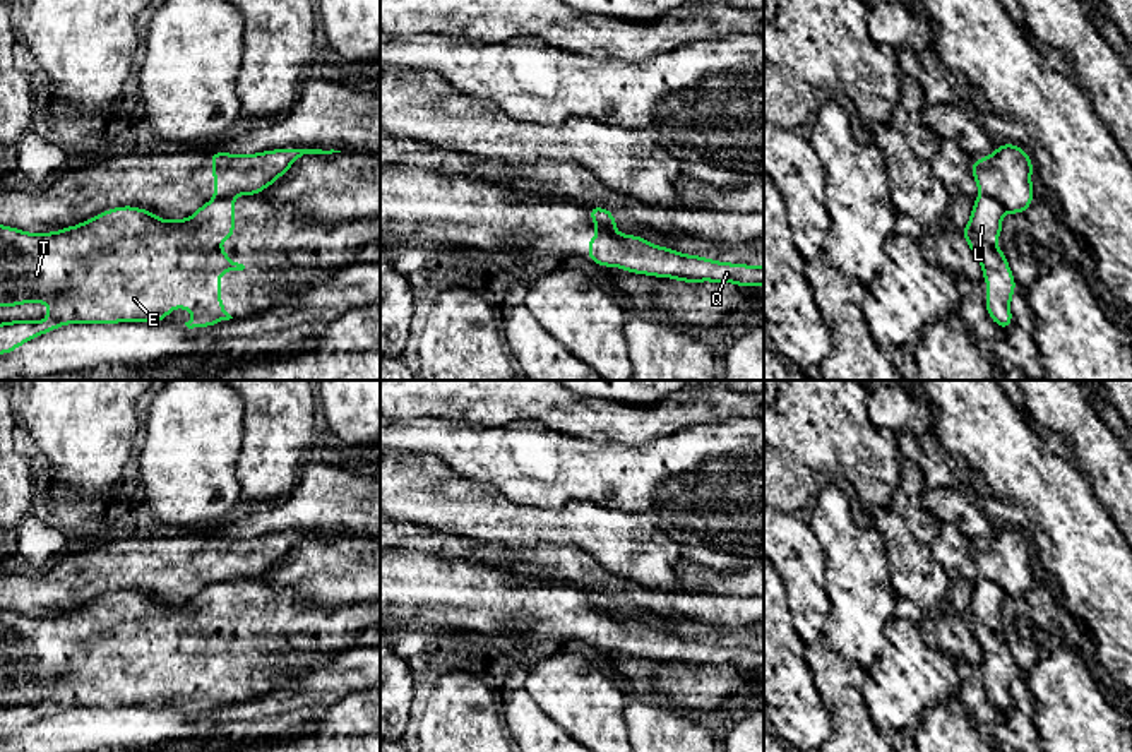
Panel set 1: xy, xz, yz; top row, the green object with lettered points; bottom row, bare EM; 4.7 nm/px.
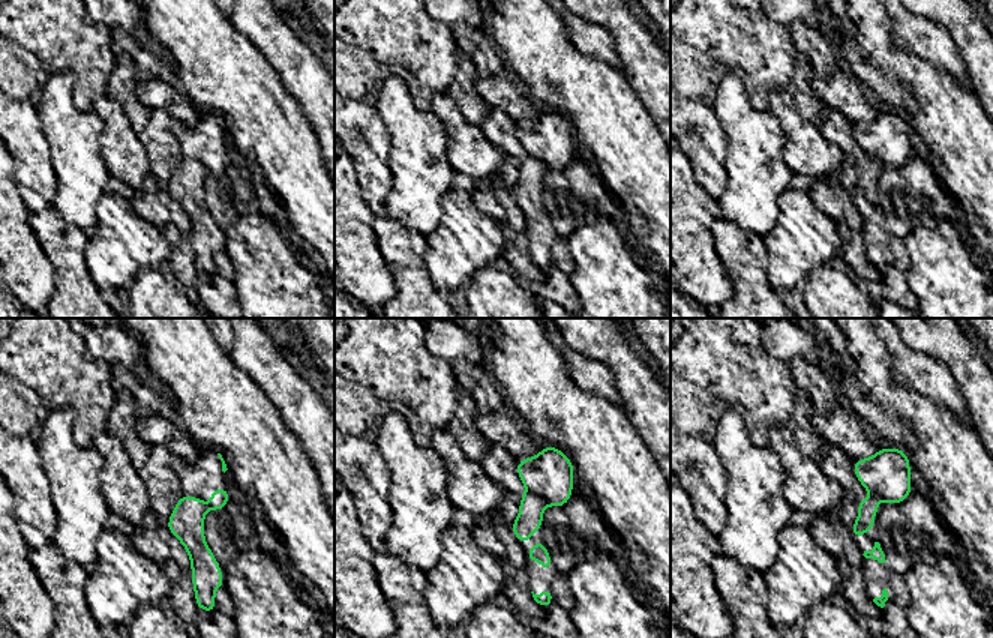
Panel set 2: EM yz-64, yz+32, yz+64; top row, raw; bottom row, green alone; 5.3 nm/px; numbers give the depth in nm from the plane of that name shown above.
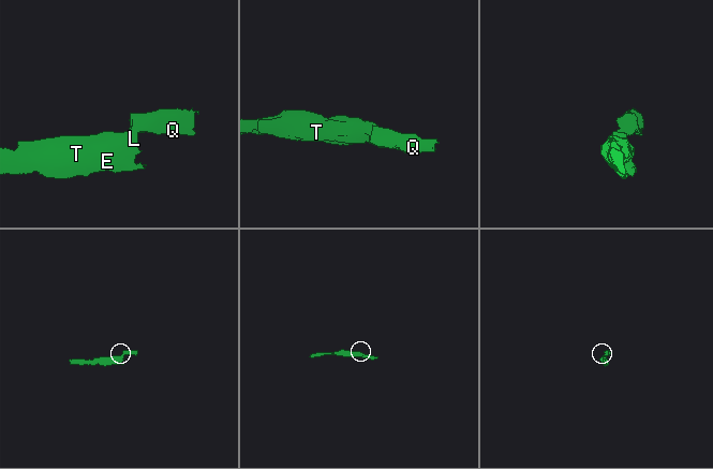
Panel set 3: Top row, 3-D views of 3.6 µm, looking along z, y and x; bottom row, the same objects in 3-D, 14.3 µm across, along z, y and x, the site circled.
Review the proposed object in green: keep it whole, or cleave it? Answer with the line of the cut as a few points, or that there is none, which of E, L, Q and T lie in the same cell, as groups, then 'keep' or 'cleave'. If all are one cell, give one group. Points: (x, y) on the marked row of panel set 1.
yz (982, 192), (994, 197), (1006, 209) | E L T / Q | cleave

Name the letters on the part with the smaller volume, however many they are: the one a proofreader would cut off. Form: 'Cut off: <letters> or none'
Cut off: Q

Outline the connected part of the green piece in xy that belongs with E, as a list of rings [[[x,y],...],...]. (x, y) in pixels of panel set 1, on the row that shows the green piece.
[[[214,199],[202,204],[190,218],[168,221],[156,218],[152,211],[135,206],[108,209],[84,223],[51,233],[27,233],[0,224],[0,308],[22,303],[46,303],[50,313],[41,322],[12,320],[0,324],[0,355],[15,351],[21,344],[51,332],[65,324],[120,324],[149,322],[158,324],[168,319],[171,308],[188,308],[194,319],[185,322],[188,329],[211,327],[233,319],[221,303],[223,279],[212,274],[243,271],[245,266],[233,262],[226,248],[216,240],[235,238],[235,202],[233,199]]]

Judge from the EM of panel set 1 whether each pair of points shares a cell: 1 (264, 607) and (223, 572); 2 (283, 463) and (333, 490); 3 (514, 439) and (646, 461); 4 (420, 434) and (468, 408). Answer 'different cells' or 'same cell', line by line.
1: different cells
2: different cells
3: same cell
4: different cells

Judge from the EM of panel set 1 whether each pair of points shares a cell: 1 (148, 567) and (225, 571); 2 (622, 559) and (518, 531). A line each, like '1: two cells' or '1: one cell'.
1: one cell
2: one cell

